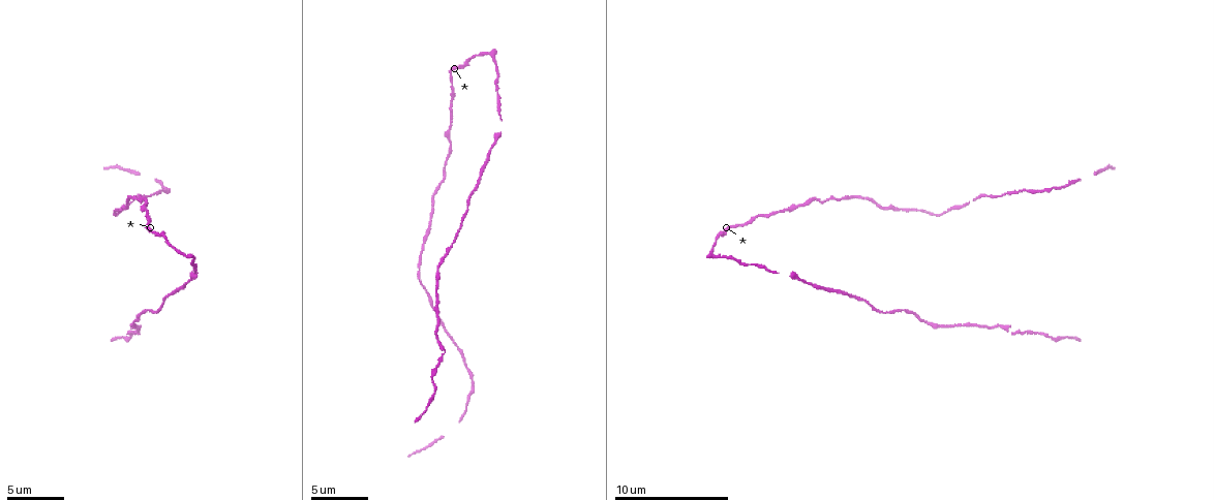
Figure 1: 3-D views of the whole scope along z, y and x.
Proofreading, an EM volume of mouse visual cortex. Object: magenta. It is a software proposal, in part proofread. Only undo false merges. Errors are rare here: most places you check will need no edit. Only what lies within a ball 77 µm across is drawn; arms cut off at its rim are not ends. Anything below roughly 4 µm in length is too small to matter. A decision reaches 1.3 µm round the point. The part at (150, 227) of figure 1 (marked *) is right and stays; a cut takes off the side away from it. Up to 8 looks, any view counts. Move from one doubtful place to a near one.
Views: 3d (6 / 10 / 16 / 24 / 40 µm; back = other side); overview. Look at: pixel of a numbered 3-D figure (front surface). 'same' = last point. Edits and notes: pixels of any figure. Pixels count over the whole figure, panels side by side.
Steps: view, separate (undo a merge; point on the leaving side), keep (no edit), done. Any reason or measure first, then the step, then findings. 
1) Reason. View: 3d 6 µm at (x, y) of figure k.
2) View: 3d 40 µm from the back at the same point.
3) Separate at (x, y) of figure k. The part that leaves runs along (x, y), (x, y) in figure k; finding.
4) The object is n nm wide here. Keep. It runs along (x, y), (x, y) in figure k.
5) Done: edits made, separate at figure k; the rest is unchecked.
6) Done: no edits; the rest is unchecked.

A narrow waist. View: 3d 16 µm at (1010, 332) of figure 1.

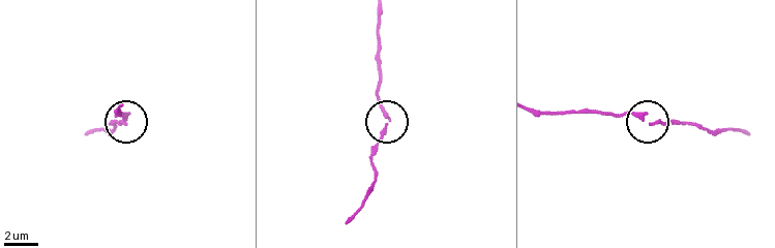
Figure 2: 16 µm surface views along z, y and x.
View: 3d 6 µm at (386, 122) of figure 2.

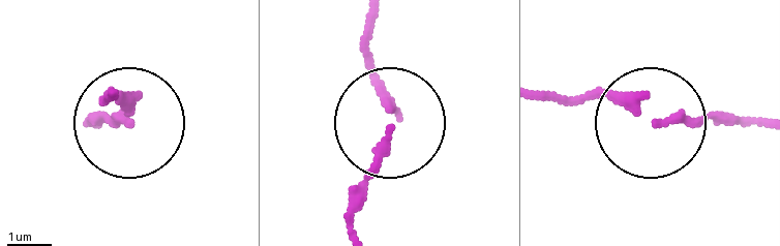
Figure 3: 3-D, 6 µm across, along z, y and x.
Keep. It runs along (540, 89), (618, 100), (662, 123), (748, 123) in figure 3; one cell here.

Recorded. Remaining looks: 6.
Thin neck. View: 3d 10 µm at (437, 297) of figure 1.

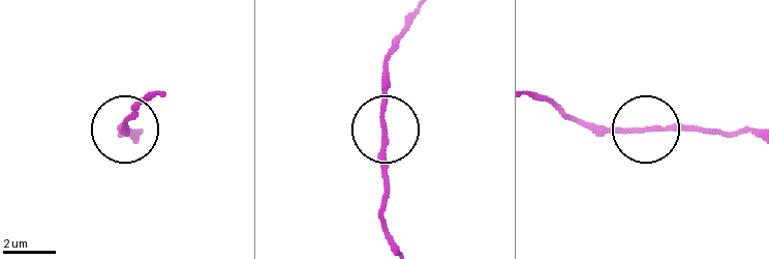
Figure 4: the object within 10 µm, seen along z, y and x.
Keep. It runs along (537, 94), (605, 127), (715, 127) in figure 4; one cell here.

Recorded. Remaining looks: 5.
Calibre changes. View: 3d 10 µm at (806, 203) of figure 1.

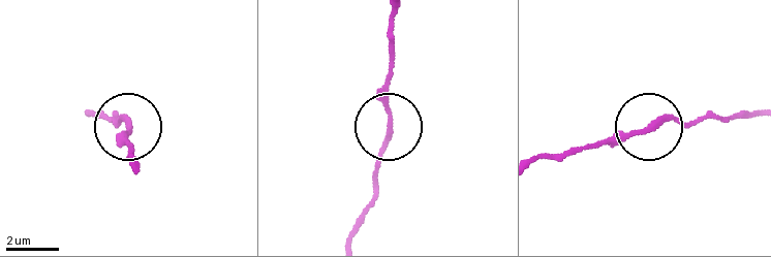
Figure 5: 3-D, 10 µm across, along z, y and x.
The object is 180 nm wide here. Keep. Continuous, no second cell.

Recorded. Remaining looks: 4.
View: 3d 16 µm at (468, 208) of figure 1.

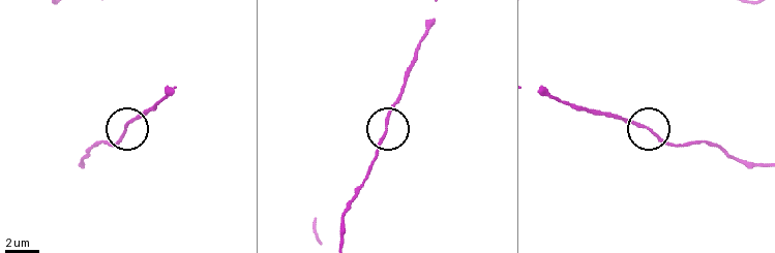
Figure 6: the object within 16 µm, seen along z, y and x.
The object is 140 nm wide here. Keep. It runs along (433, 21), (398, 104), (388, 117), (375, 161) in figure 6; all the same cell.

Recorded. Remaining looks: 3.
Done: no edits; the rest is unchecked.

